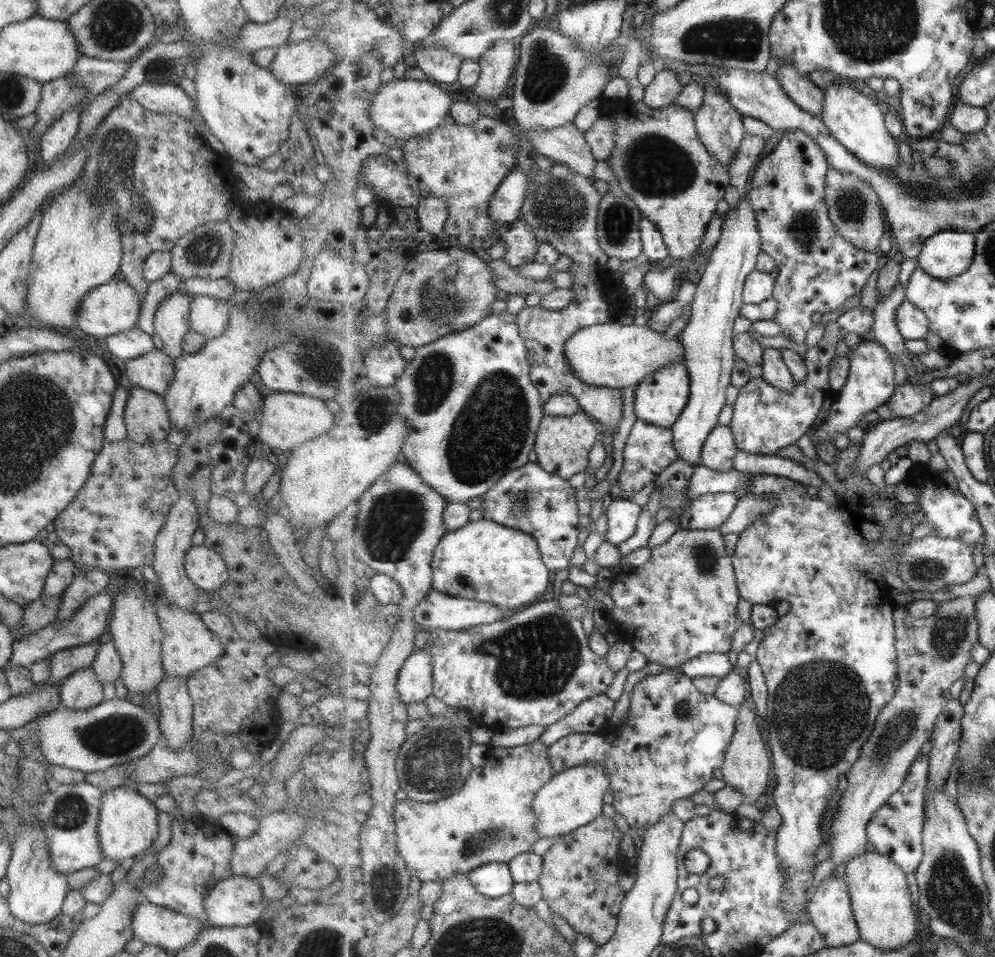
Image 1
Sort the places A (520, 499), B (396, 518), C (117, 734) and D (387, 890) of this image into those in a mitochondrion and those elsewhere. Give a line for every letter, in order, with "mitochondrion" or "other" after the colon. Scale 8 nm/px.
A: mitochondrion
B: mitochondrion
C: mitochondrion
D: mitochondrion

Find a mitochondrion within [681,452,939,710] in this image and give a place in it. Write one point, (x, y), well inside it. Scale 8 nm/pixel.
(704, 555)

